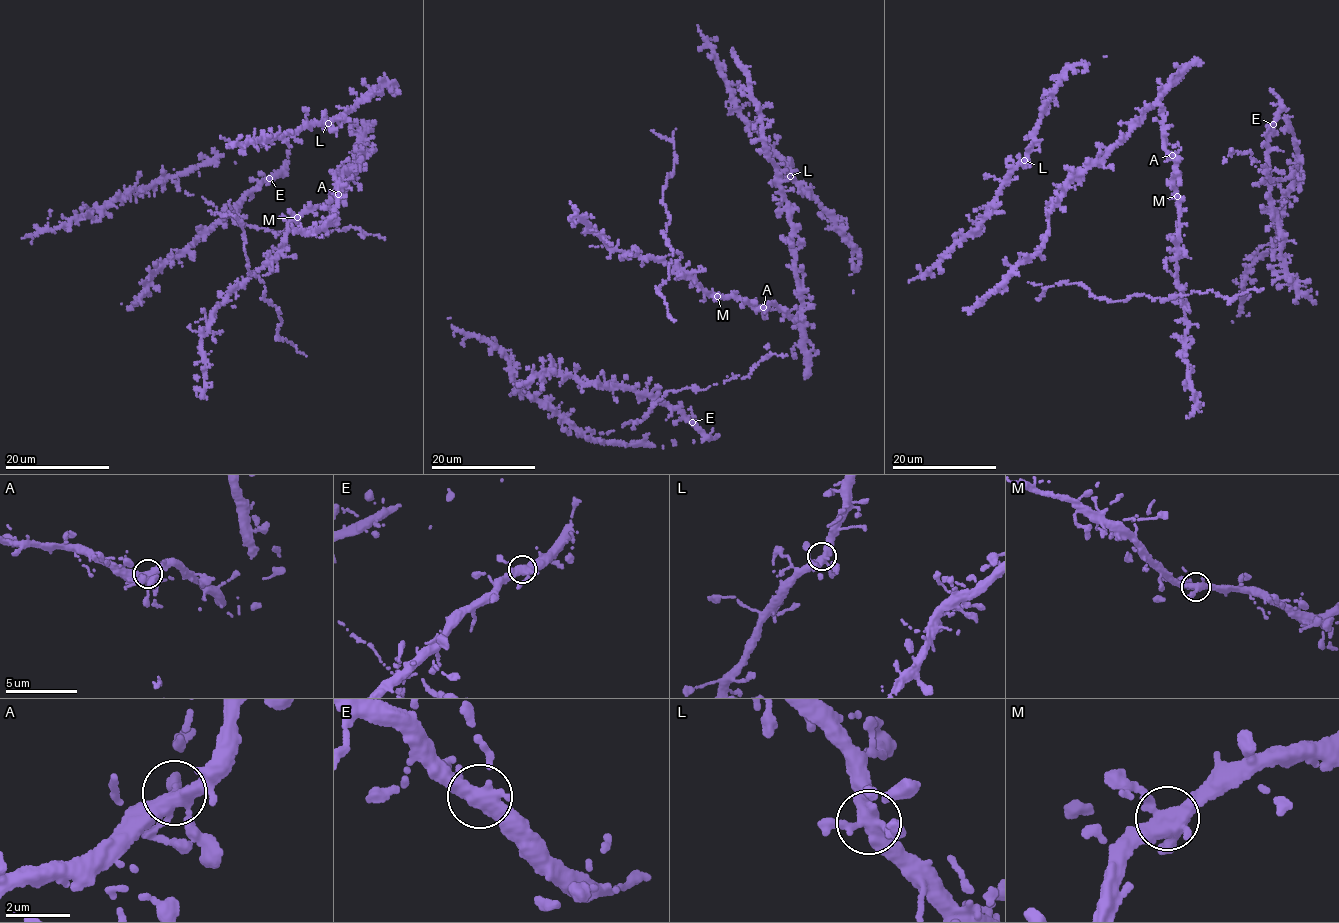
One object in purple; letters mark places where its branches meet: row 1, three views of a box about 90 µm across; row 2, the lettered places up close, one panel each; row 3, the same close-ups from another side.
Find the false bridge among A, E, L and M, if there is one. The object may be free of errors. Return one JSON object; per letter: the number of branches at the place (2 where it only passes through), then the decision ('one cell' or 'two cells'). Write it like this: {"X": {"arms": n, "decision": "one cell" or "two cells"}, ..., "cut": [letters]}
{"A": {"arms": 4, "decision": "one cell"}, "E": {"arms": 4, "decision": "one cell"}, "L": {"arms": 4, "decision": "one cell"}, "M": {"arms": 4, "decision": "one cell"}, "cut": []}

